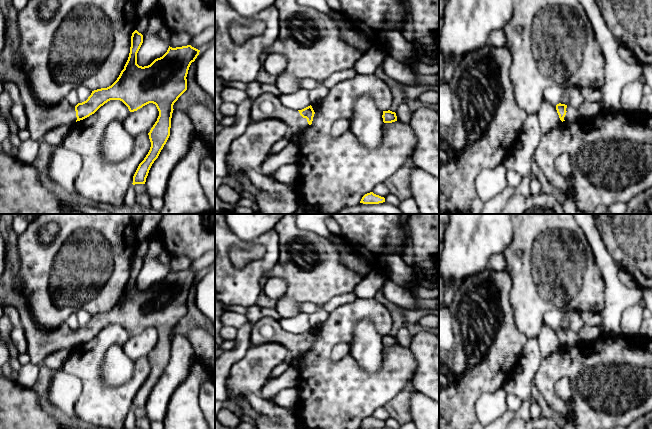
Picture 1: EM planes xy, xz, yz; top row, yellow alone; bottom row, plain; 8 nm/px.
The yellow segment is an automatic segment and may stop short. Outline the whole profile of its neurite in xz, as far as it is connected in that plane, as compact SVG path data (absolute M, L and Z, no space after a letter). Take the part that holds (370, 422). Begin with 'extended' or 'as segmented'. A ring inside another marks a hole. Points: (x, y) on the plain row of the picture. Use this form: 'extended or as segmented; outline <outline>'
as segmented; outline M373 416L365 418L360 427L363 428L379 428L385 426L385 422L374 418Z

